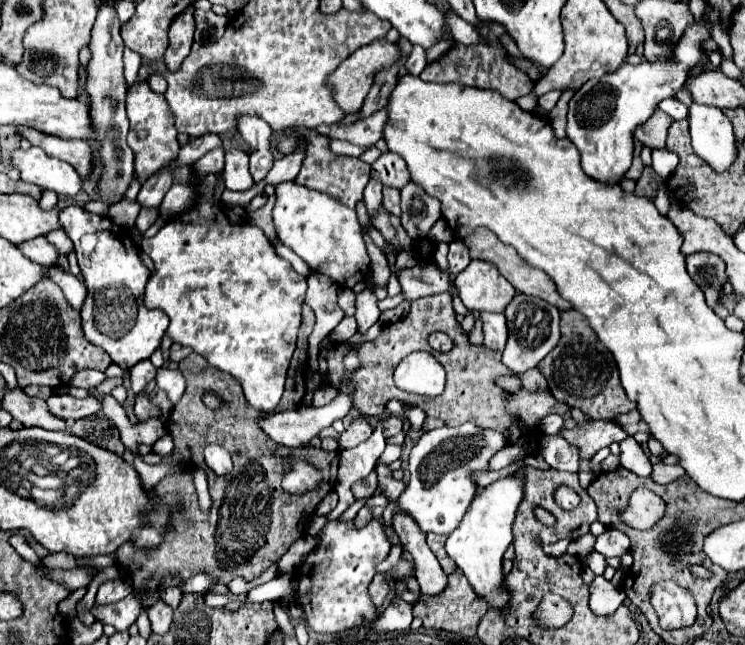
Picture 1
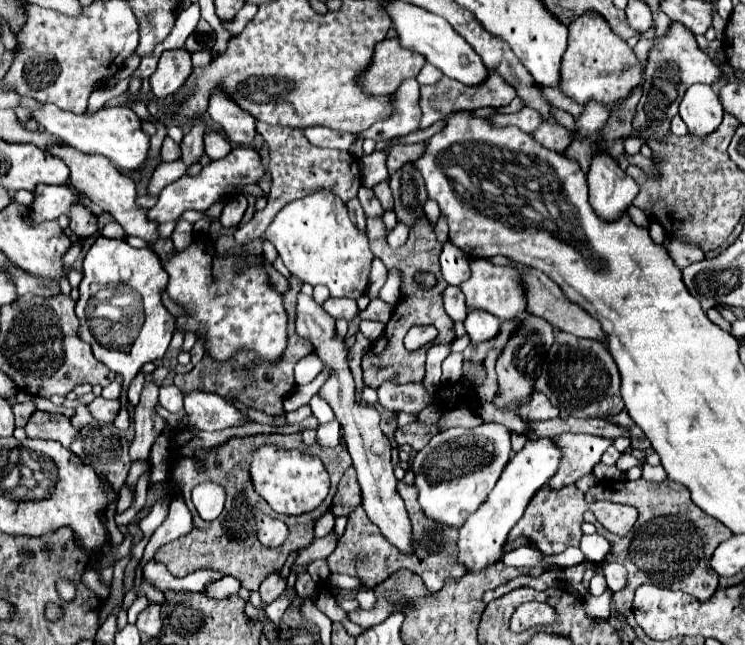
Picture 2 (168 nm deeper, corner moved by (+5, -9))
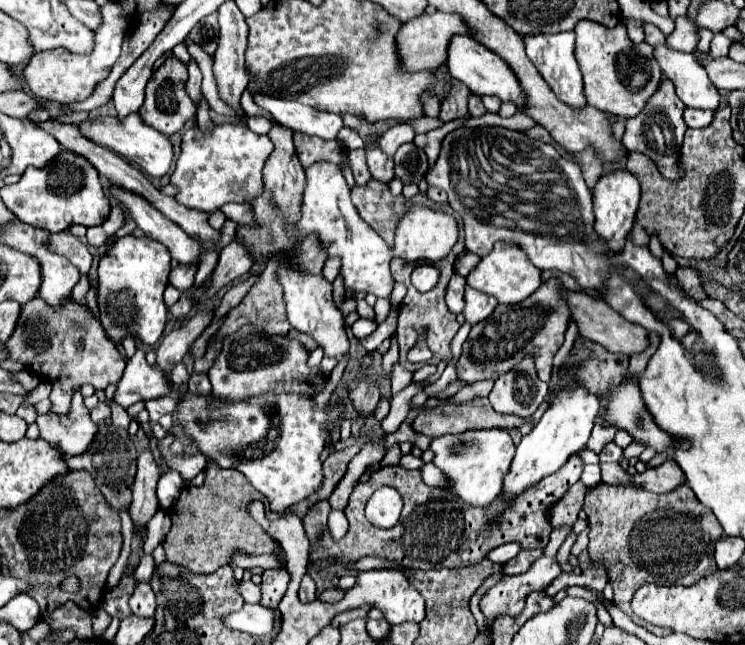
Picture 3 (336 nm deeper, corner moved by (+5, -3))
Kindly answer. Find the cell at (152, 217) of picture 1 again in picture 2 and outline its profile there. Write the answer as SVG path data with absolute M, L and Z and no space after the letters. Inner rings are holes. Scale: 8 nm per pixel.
M233 147L227 157L219 159L219 161L211 161L207 167L203 167L203 171L199 175L195 175L195 177L183 175L179 181L167 185L161 191L157 205L147 211L147 219L155 221L155 223L167 223L167 221L177 221L181 217L181 213L187 209L205 211L215 201L225 197L225 189L229 185L259 183L261 175L263 175L263 163L261 163L259 153L253 147Z

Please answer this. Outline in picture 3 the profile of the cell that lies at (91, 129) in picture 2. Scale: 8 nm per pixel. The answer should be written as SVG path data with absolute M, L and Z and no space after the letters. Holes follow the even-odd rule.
M137 113L129 115L129 119L125 119L125 123L117 123L115 117L99 117L95 121L81 121L77 123L81 127L81 133L95 141L95 143L101 143L105 147L109 147L111 151L119 153L121 157L129 159L133 165L137 165L143 173L151 175L151 177L165 177L171 169L171 163L173 163L173 145L169 141L169 137L165 137L163 133L159 131L153 131L153 127L145 127L145 123L141 123L141 117Z

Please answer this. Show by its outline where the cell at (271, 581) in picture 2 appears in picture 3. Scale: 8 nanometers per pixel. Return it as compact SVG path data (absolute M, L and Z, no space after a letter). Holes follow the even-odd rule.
M237 581L237 593L245 599L245 603L257 603L261 599L261 587L253 581Z

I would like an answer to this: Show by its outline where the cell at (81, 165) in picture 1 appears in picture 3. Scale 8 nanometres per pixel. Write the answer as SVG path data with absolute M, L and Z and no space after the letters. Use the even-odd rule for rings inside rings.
M113 185L109 189L111 189L111 195L115 195L123 203L123 207L129 211L129 215L137 223L137 227L141 227L149 239L163 243L177 263L181 263L181 265L199 265L201 263L201 255L203 255L201 243L193 241L173 221L165 219L143 197L137 197L135 193L113 187Z

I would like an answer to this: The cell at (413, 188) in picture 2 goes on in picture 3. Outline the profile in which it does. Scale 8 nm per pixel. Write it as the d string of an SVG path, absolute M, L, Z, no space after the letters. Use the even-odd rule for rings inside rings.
M405 143L395 153L395 177L403 183L419 183L427 171L427 155L415 143Z

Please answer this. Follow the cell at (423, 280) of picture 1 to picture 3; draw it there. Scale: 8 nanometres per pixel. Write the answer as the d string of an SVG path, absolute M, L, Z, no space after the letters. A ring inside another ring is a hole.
M455 273L447 285L447 295L445 295L445 301L447 301L447 307L449 311L453 311L455 315L459 315L465 307L465 299L463 299L463 289L465 289L465 277Z

